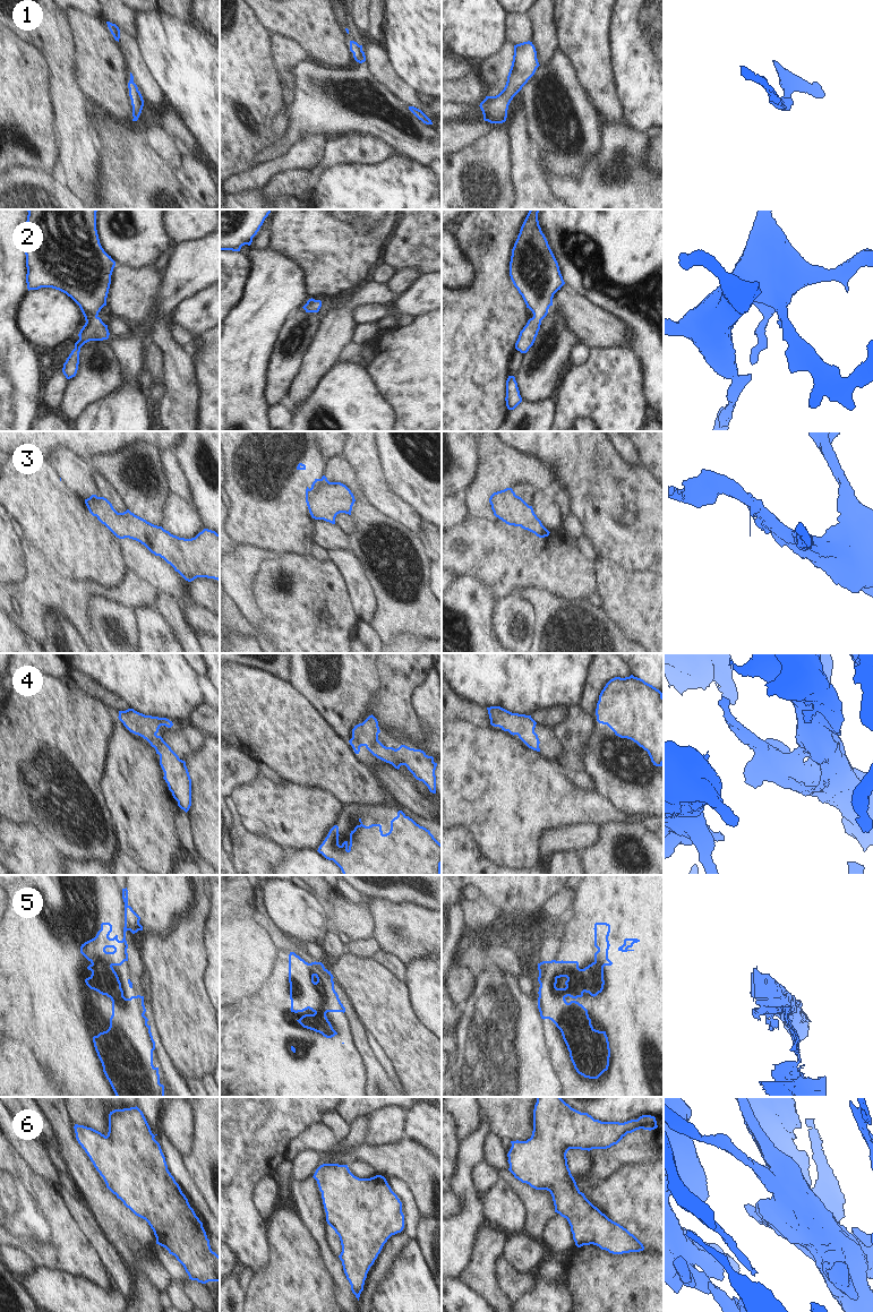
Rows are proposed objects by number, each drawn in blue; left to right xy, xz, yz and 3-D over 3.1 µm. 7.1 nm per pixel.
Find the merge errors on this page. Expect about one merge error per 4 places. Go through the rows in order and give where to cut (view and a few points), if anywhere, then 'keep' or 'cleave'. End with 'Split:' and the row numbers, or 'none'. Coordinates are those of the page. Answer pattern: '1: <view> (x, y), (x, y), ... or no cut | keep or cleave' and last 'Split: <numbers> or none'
1: no cut | keep
2: no cut | keep
3: no cut | keep
4: no cut | keep
5: xy (92, 963), (111, 966) | cleave
6: no cut | keep
Split: 5

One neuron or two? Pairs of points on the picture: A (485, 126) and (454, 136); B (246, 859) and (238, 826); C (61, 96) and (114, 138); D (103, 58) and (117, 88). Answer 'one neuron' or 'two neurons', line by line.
A: one neuron
B: one neuron
C: two neurons
D: one neuron

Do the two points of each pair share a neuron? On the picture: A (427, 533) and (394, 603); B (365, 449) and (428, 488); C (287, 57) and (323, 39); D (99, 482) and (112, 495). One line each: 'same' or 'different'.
A: different
B: different
C: different
D: same

